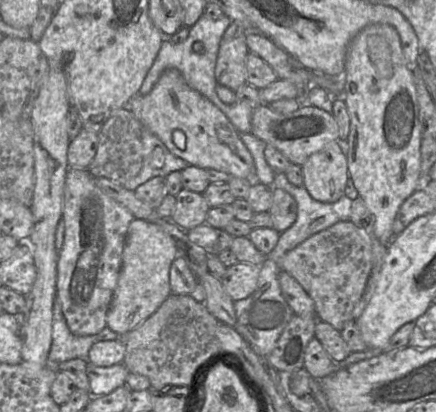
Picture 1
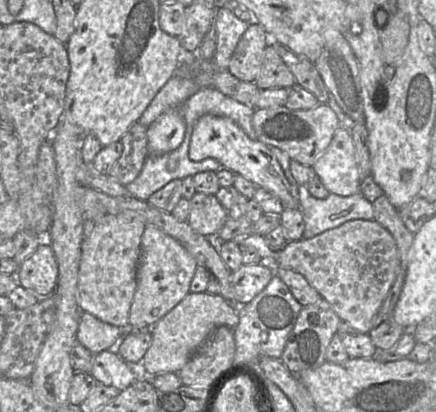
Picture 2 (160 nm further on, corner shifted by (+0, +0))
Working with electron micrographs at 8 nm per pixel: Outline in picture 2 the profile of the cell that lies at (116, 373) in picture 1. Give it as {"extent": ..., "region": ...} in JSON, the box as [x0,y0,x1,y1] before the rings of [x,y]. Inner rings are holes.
{"extent":[90,350,150,391],"region":[[[105,350],[94,354],[90,373],[101,384],[113,386],[120,391],[132,385],[135,381],[150,380],[142,361],[127,363],[116,351]]]}

